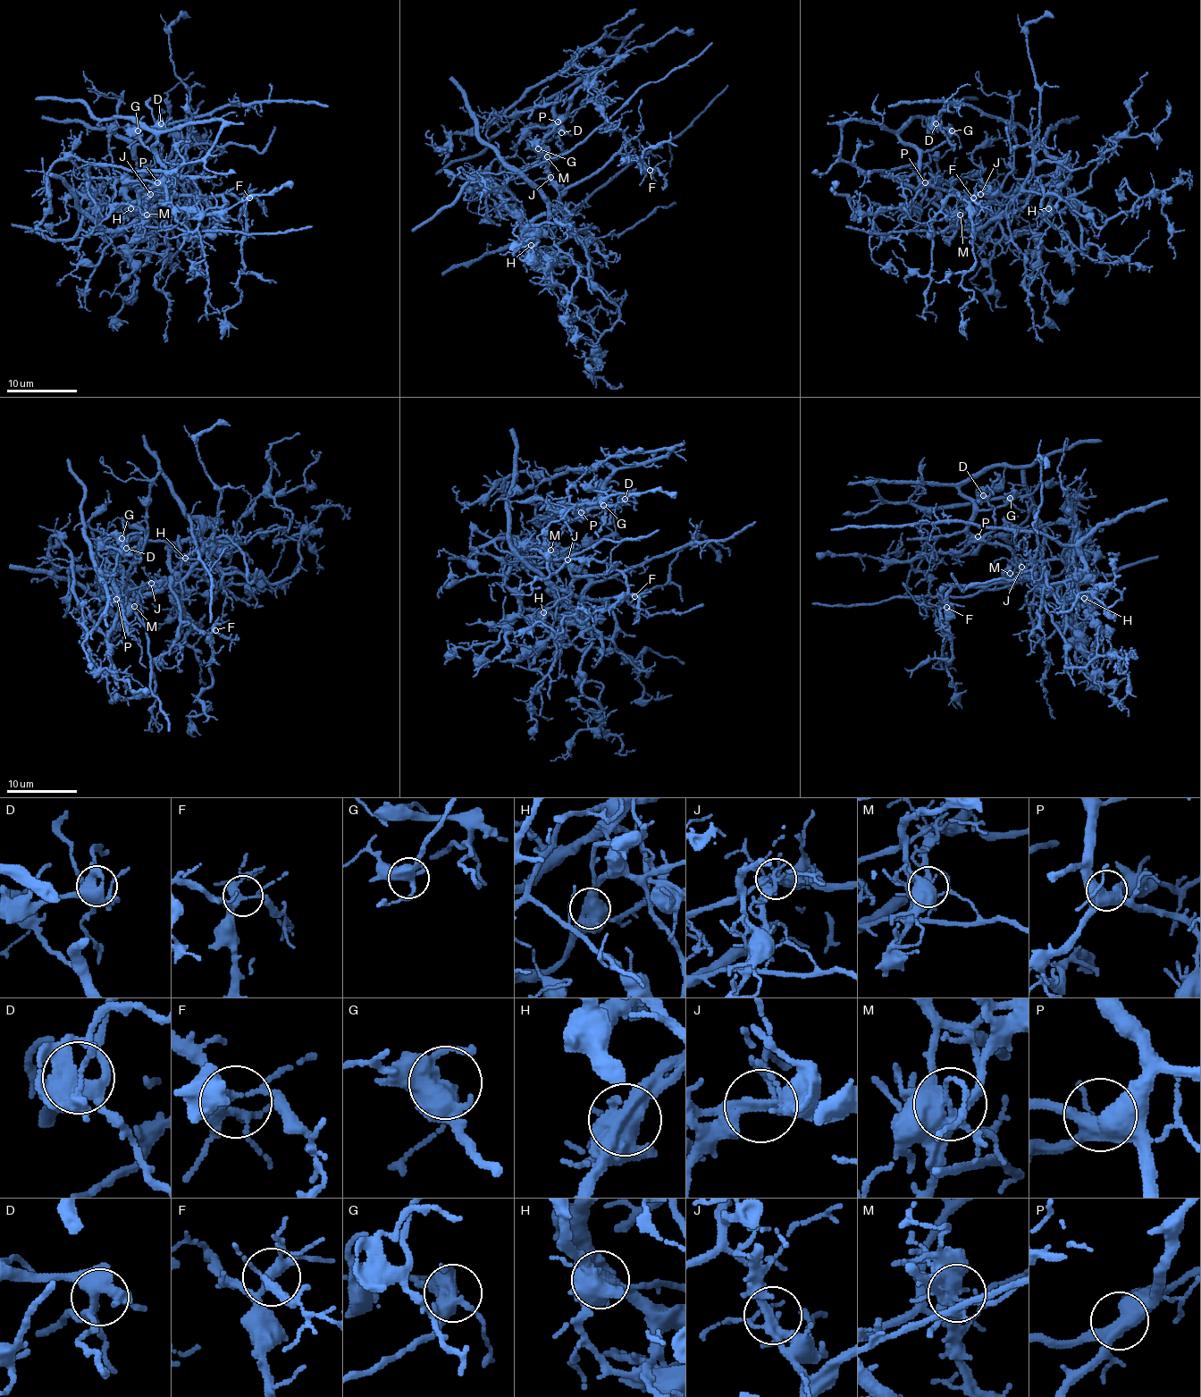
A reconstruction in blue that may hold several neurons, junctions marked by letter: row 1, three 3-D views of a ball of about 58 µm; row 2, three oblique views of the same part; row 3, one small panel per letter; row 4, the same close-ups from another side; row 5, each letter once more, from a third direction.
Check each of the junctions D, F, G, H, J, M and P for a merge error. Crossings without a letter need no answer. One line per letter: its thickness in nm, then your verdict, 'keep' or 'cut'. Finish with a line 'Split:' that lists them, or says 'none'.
D: 440 nm thick; keep
F: 280 nm thick; keep
G: 480 nm thick; keep
H: 550 nm thick; cut
J: 240 nm thick; cut
M: 400 nm thick; cut
P: 440 nm thick; keep
Split: H, J, M

